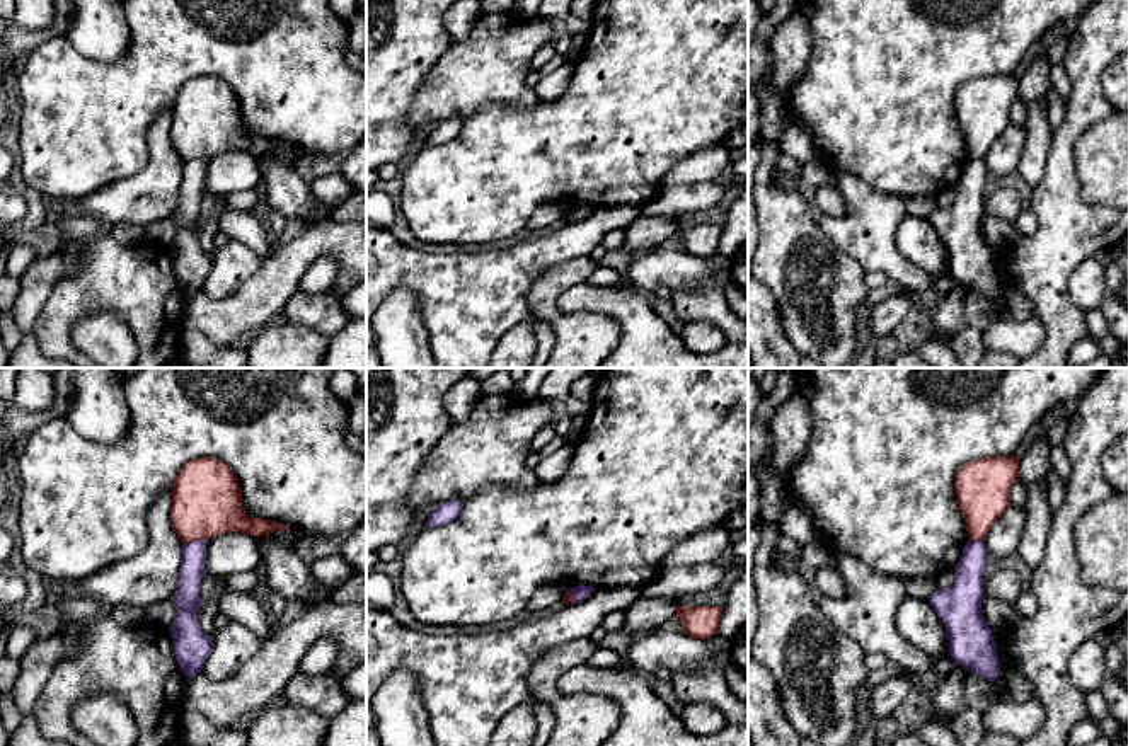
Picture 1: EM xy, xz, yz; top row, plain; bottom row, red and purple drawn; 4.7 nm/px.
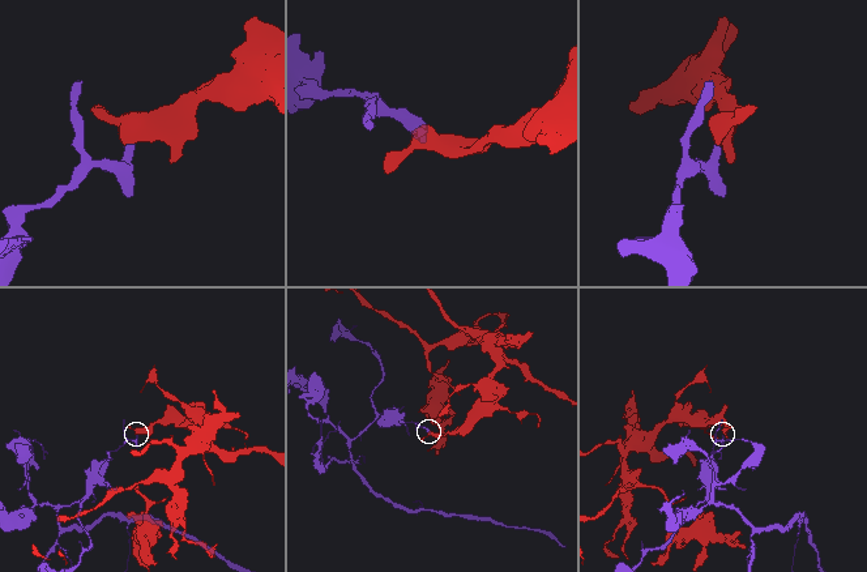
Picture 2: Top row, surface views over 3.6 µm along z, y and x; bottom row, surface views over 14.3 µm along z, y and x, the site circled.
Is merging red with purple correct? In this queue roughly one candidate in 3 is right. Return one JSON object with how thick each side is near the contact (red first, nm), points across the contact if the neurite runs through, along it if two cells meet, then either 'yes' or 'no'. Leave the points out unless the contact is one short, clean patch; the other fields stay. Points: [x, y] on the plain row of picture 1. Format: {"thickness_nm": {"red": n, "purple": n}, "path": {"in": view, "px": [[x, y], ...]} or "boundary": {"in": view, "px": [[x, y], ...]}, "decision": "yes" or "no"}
{"thickness_nm": {"red": 340, "purple": 120}, "boundary": {"in": "xy", "px": [[205, 157], [184, 162]]}, "decision": "no"}

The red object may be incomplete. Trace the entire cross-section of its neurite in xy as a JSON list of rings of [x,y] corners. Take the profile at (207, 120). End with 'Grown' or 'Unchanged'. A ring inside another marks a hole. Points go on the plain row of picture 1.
[[[203,75],[182,85],[172,106],[170,140],[182,162],[242,150],[256,157],[290,148],[276,140],[250,136],[233,89],[222,78]]]. Unchanged

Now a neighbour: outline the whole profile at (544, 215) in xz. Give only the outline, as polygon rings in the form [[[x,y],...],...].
[[[555,203],[538,204],[528,216],[527,228],[538,230],[564,220],[566,208]]]

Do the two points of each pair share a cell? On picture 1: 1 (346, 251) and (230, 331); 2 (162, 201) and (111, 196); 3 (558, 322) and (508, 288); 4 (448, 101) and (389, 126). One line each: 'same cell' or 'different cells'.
1: same cell
2: same cell
3: different cells
4: different cells

